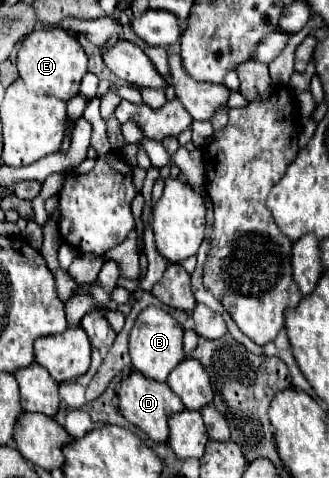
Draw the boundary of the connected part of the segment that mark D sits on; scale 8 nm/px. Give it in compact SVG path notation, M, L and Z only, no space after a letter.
M132 370L124 380L122 380L122 386L118 390L118 400L120 400L120 412L122 416L138 426L150 440L154 442L166 442L168 438L168 418L180 410L184 410L184 404L182 400L168 388L168 384L160 384L156 380L148 380L144 378L140 372Z

